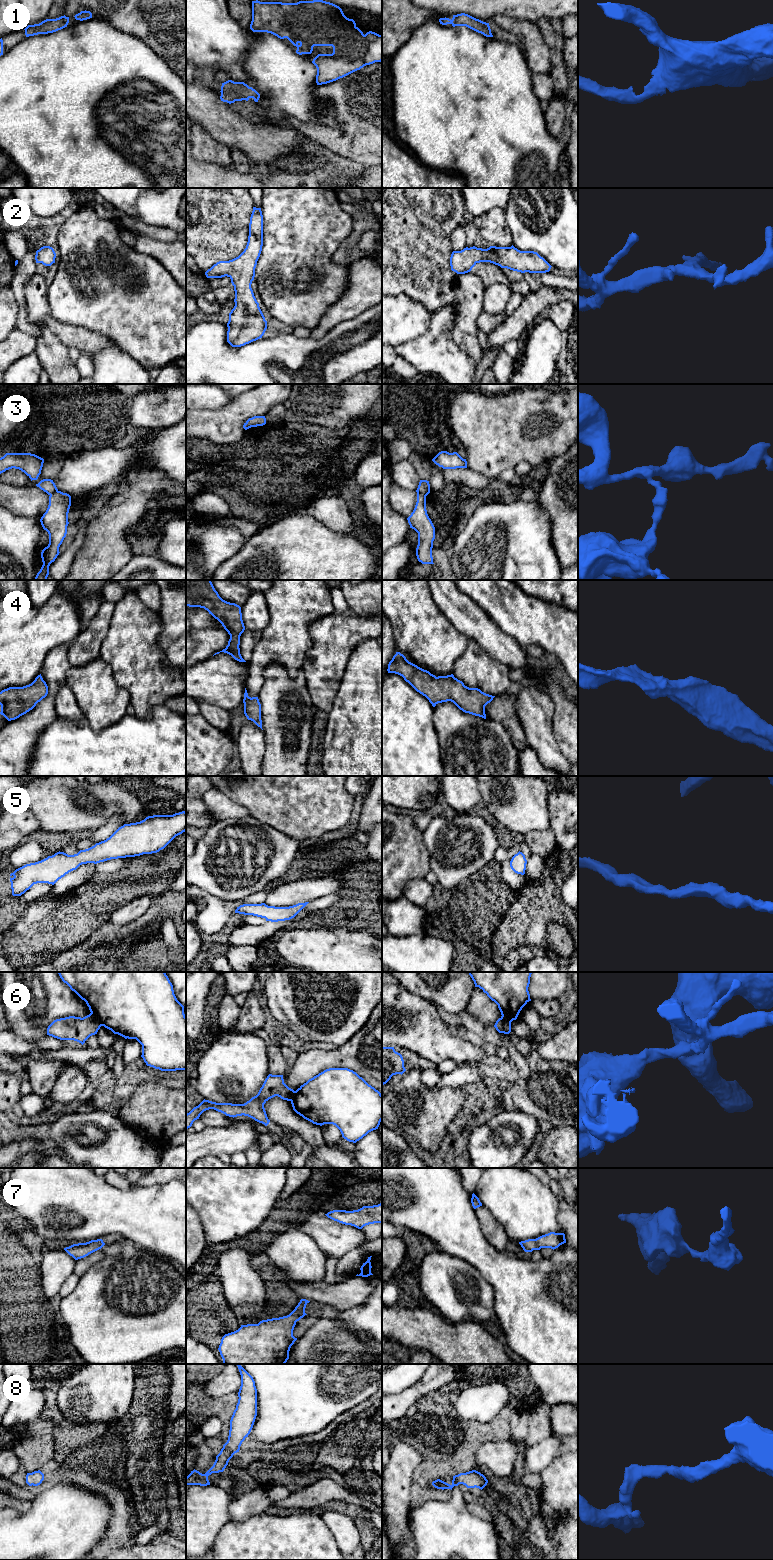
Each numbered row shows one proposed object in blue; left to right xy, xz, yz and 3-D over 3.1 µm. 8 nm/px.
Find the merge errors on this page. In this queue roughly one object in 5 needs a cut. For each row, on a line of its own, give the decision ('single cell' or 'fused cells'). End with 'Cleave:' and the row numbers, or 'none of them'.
1: single cell
2: single cell
3: fused cells
4: single cell
5: single cell
6: fused cells
7: single cell
8: single cell
Cleave: 3, 6

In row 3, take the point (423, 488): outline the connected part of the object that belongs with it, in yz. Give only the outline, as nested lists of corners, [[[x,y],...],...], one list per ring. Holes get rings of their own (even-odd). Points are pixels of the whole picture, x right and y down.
[[[420,480],[416,492],[420,493],[420,494],[422,494],[424,496],[427,496],[430,493],[429,481],[427,481],[427,480]]]

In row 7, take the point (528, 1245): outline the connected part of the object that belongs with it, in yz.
[[[550,1232],[536,1239],[519,1242],[525,1252],[532,1252],[541,1248],[551,1248],[554,1250],[564,1243],[566,1243],[565,1234],[555,1232]]]

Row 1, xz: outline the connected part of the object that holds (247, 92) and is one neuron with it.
[[[232,80],[222,83],[220,92],[221,101],[229,104],[234,103],[235,101],[248,101],[250,98],[253,98],[255,102],[258,102],[260,98],[260,94],[252,87],[249,87],[244,82],[234,82]]]

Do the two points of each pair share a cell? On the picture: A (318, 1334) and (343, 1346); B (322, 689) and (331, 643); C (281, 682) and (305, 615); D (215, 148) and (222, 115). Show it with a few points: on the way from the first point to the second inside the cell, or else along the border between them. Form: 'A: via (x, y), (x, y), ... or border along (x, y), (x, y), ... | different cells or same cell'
A: via (324, 1340), (330, 1346), (337, 1346) | same cell
B: via (322, 678), (324, 665), (329, 654) | same cell
C: border along (301, 668), (291, 676), (270, 662), (263, 674) | different cells
D: border along (199, 125), (214, 139), (231, 148) | different cells

